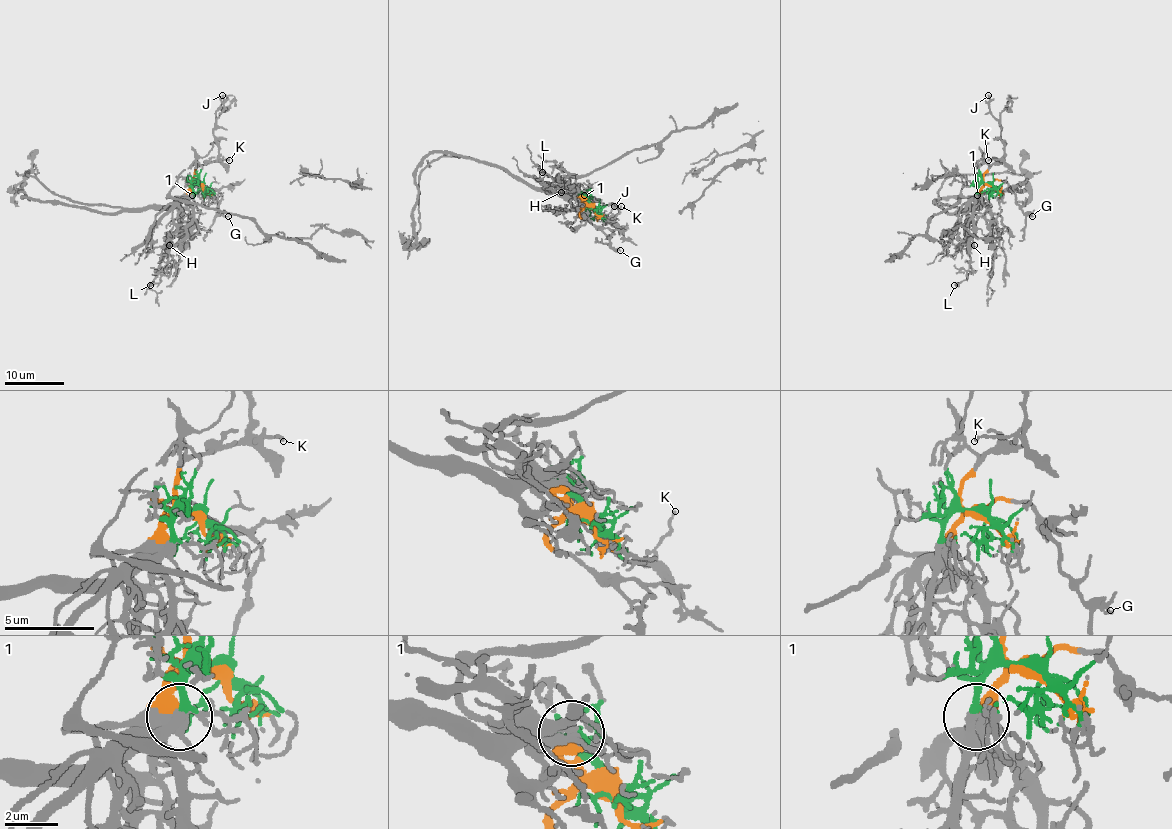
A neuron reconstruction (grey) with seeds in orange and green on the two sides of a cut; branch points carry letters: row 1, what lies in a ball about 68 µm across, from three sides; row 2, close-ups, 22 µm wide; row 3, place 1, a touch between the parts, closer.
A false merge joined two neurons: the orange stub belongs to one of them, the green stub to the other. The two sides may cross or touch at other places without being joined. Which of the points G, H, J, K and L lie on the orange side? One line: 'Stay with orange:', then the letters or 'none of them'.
Stay with orange: G, J, K

